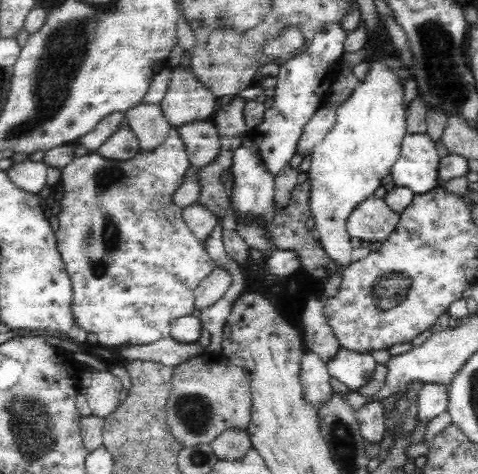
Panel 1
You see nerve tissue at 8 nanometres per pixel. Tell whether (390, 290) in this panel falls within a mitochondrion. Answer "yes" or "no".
yes

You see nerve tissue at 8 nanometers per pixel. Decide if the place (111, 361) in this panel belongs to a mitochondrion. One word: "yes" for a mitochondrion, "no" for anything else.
no

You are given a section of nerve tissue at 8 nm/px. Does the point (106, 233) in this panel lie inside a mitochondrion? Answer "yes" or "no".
yes

